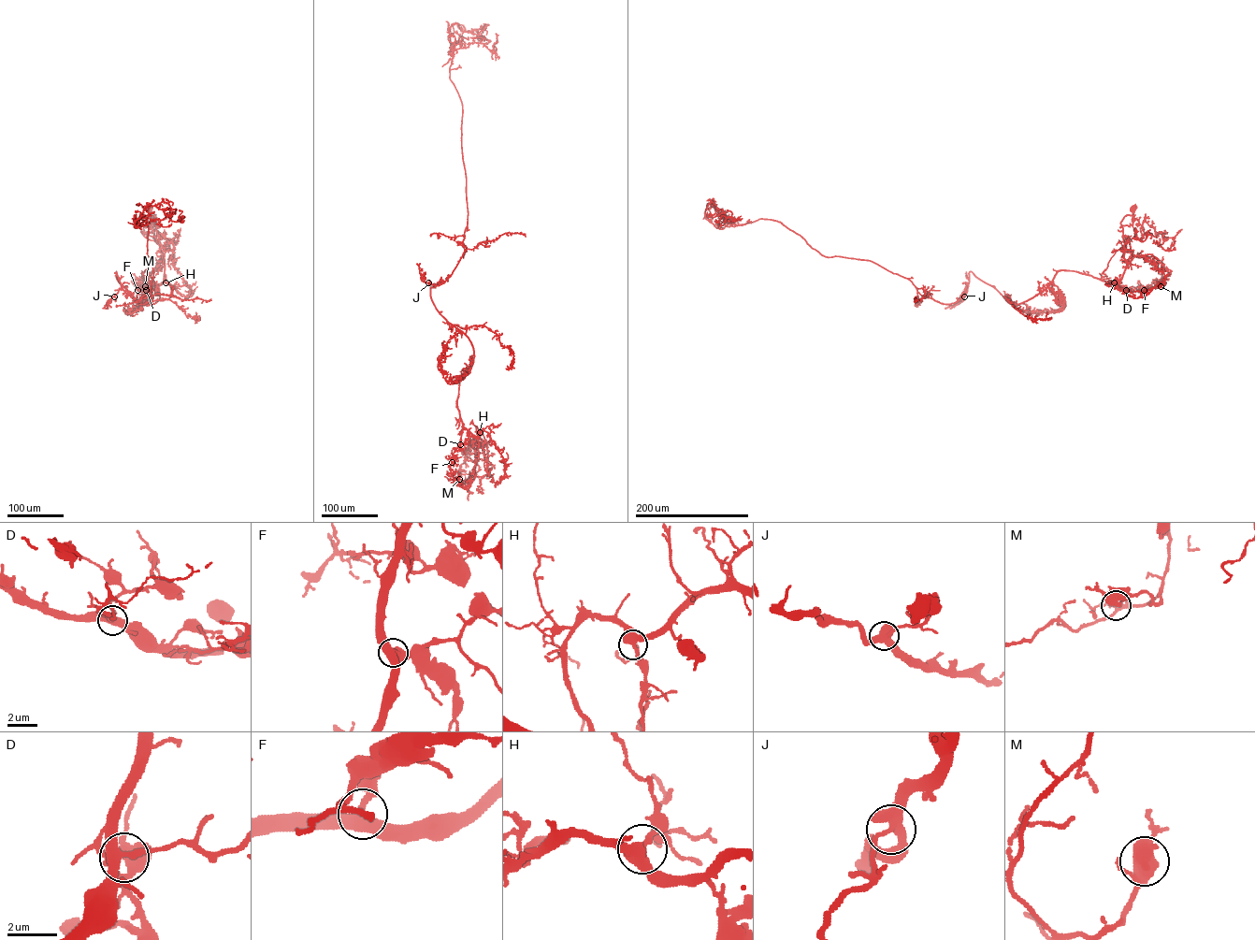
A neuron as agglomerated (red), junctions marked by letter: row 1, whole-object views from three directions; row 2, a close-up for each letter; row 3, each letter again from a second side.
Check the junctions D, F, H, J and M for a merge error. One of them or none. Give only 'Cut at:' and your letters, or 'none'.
Cut at: none

